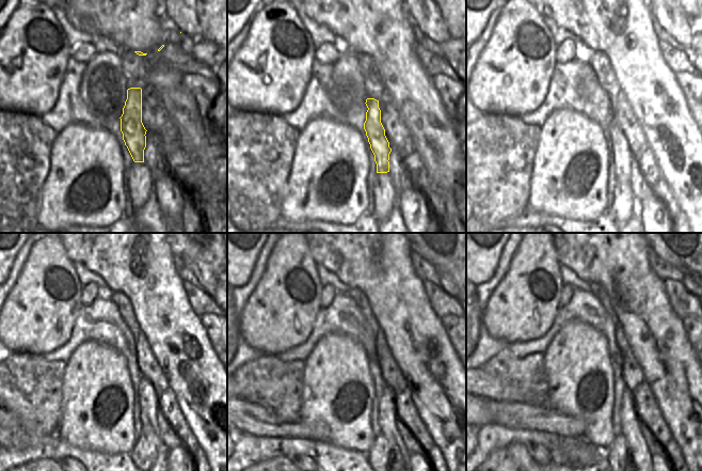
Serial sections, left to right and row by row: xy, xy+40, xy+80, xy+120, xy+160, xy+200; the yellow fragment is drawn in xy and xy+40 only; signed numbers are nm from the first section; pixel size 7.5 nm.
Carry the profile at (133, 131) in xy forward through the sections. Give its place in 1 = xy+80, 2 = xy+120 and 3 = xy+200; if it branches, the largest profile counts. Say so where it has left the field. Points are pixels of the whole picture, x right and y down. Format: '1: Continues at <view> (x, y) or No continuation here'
1: Continues at xy+80 (622, 155)
2: Continues at xy+120 (148, 404)
3: Continues at xy+200 (631, 425).

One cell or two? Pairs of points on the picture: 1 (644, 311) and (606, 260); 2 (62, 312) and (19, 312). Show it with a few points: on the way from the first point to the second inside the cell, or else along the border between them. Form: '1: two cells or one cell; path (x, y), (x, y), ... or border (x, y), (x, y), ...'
1: one cell; path (638, 298), (632, 286), (618, 272)
2: one cell; path (51, 312), (30, 312)

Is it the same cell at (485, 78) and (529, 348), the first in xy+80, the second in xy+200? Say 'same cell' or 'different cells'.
different cells

